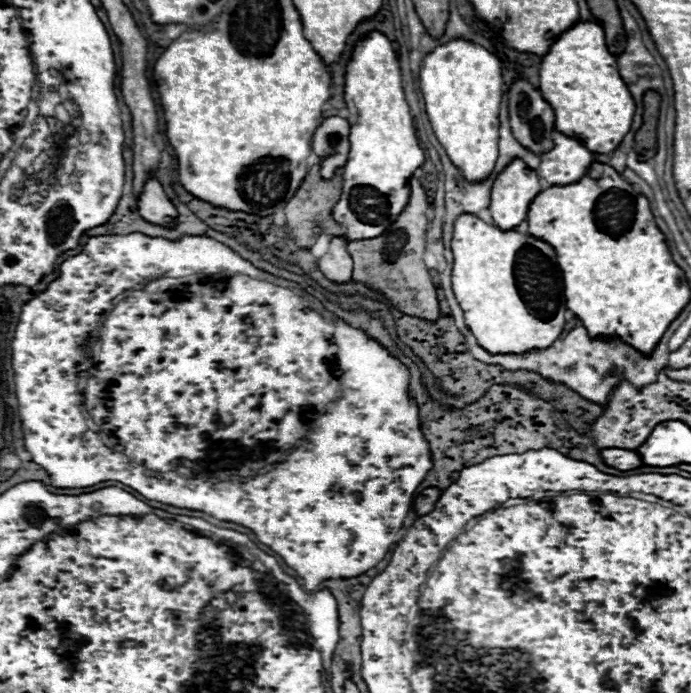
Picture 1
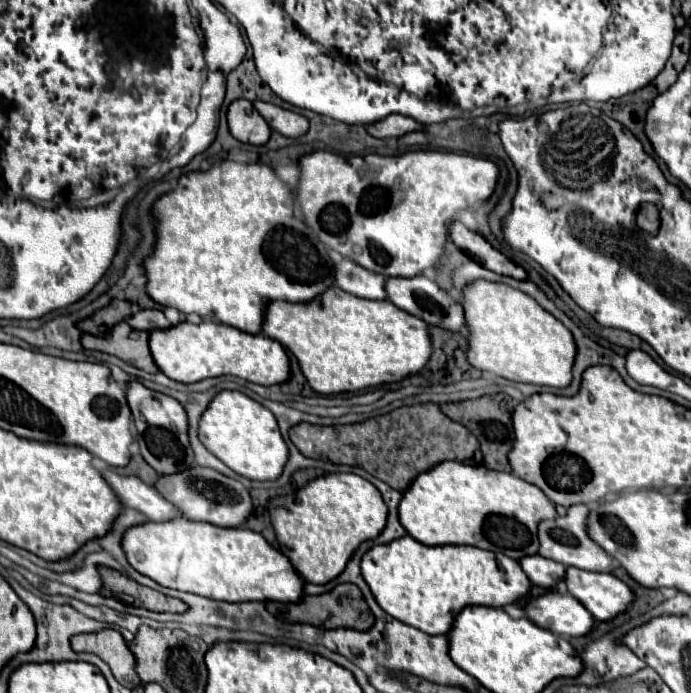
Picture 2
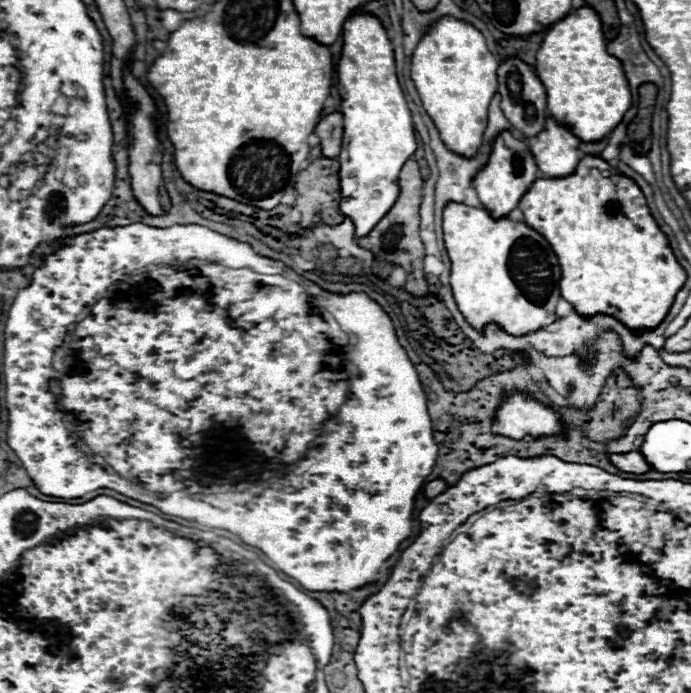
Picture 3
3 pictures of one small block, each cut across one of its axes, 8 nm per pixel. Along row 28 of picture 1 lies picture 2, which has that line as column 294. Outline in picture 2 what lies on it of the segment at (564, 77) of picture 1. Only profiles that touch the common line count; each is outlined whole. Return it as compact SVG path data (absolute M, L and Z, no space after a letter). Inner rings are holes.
M174 518L168 522L148 522L148 524L130 528L124 534L122 546L128 562L140 574L146 574L148 578L152 578L162 586L176 588L182 592L192 592L204 598L222 600L222 596L234 596L234 598L228 598L228 602L264 602L264 600L296 602L296 600L302 600L302 594L304 594L306 582L290 564L290 560L278 548L268 544L262 534L248 528L220 528L208 522Z

